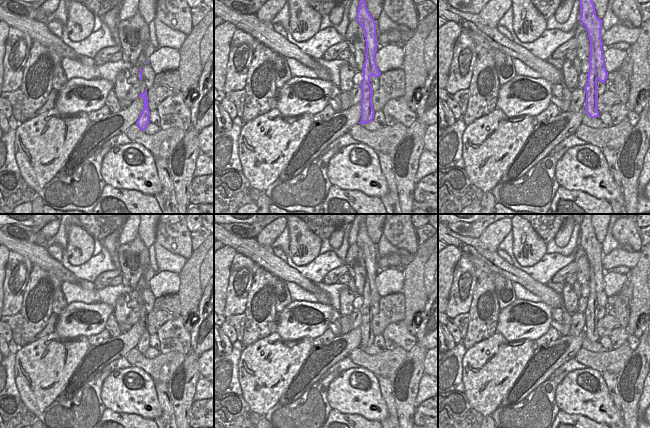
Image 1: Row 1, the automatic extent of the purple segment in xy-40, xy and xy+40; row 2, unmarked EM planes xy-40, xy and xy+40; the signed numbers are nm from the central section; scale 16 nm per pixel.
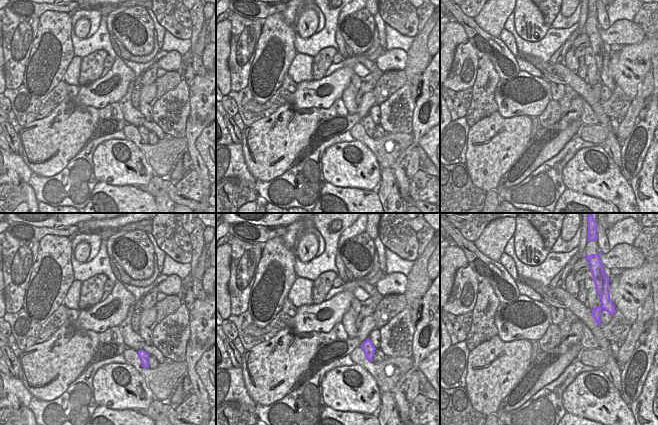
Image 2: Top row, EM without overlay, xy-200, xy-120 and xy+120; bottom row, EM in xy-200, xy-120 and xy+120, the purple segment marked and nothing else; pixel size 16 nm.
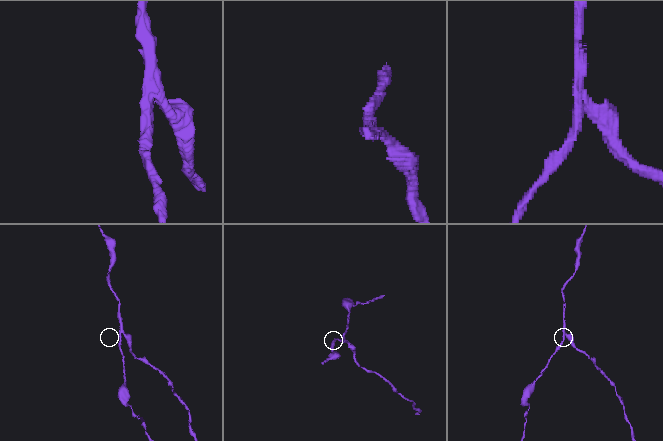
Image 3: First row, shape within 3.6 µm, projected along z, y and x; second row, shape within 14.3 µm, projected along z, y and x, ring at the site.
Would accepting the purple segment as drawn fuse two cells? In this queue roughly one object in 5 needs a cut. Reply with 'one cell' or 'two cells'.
two cells

